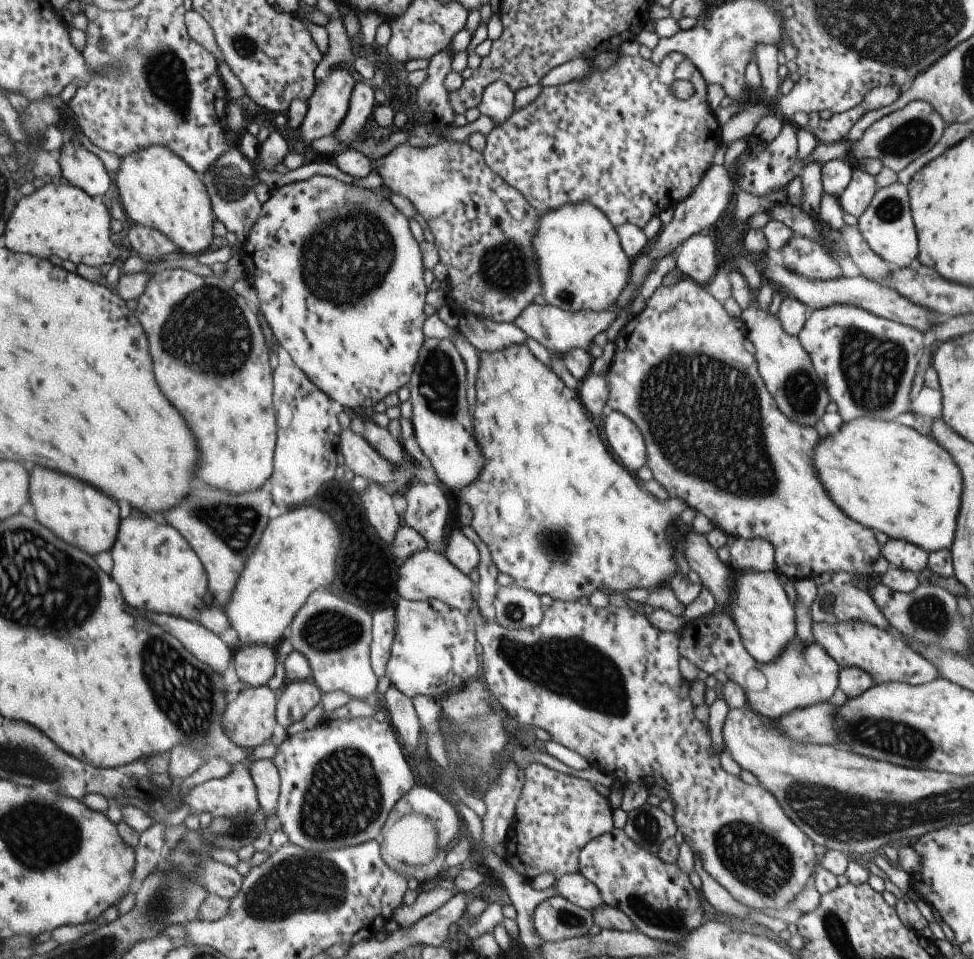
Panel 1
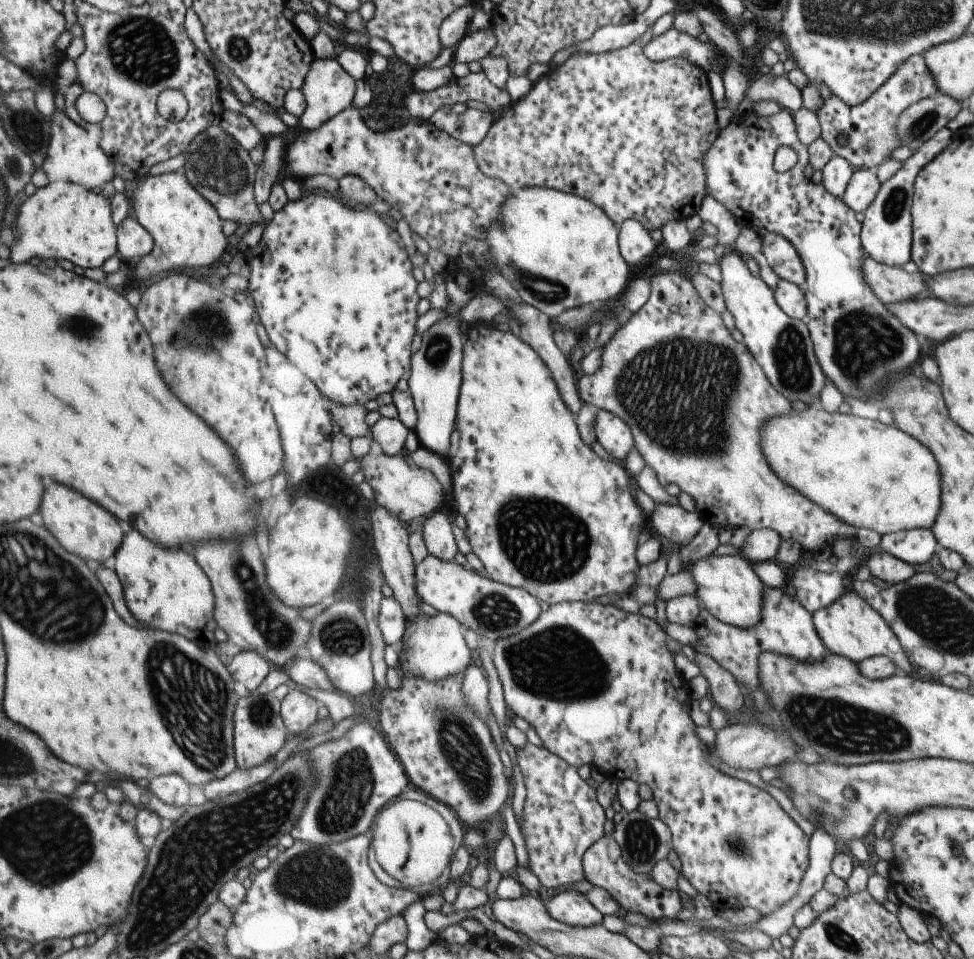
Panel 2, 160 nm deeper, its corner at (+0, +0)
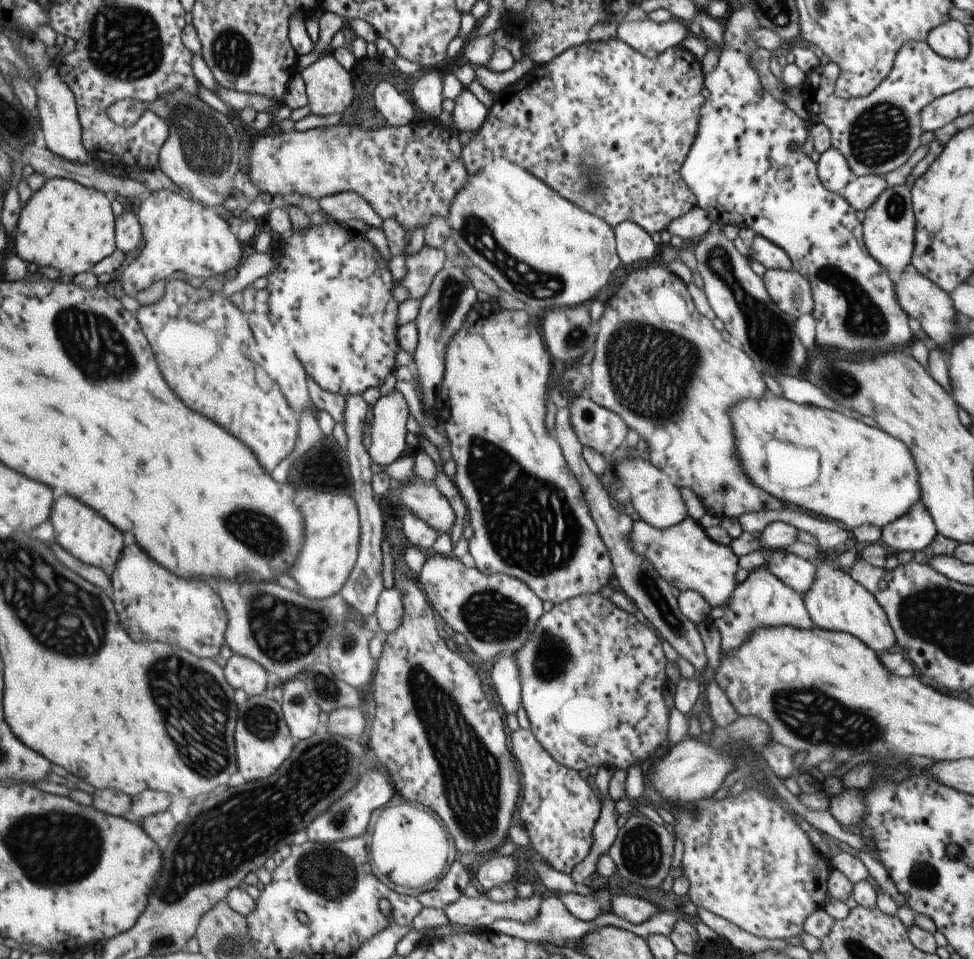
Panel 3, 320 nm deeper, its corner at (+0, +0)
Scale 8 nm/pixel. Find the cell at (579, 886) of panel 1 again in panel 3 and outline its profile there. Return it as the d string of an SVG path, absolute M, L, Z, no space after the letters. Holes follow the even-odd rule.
M611 895L609 910L631 924L645 922L654 914L664 912L649 900L628 895Z

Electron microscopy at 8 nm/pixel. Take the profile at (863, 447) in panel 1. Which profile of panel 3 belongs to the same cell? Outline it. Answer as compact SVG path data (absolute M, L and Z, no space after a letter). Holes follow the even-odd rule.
M768 394L758 399L741 400L735 404L735 408L729 410L729 420L731 420L731 430L733 430L733 438L735 438L735 456L739 456L739 466L742 468L744 475L753 486L759 490L766 492L774 499L785 503L787 507L794 507L813 514L827 516L831 520L838 520L841 524L845 524L847 528L855 528L859 525L870 524L883 528L884 524L895 520L898 516L907 512L915 502L920 500L920 490L915 480L915 466L913 466L913 458L909 454L909 450L895 438L887 436L885 432L881 432L879 428L873 426L865 426L859 420L853 418L845 418L839 412L833 410L825 410L825 408L815 408L815 405L807 406L804 404L793 404L789 399L777 395Z

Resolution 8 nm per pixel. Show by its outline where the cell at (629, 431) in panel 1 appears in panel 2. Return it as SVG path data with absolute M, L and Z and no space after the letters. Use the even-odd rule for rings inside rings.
M596 410L593 430L599 446L615 460L624 460L629 449L634 446L629 427L609 411Z

